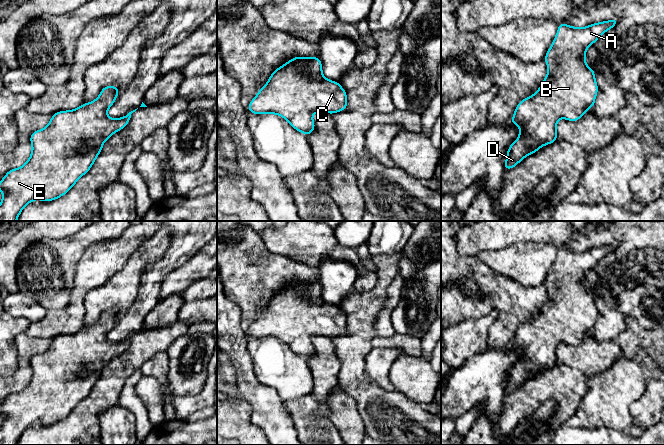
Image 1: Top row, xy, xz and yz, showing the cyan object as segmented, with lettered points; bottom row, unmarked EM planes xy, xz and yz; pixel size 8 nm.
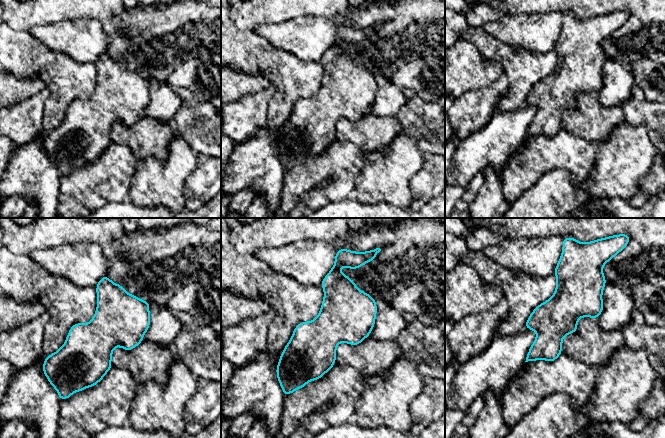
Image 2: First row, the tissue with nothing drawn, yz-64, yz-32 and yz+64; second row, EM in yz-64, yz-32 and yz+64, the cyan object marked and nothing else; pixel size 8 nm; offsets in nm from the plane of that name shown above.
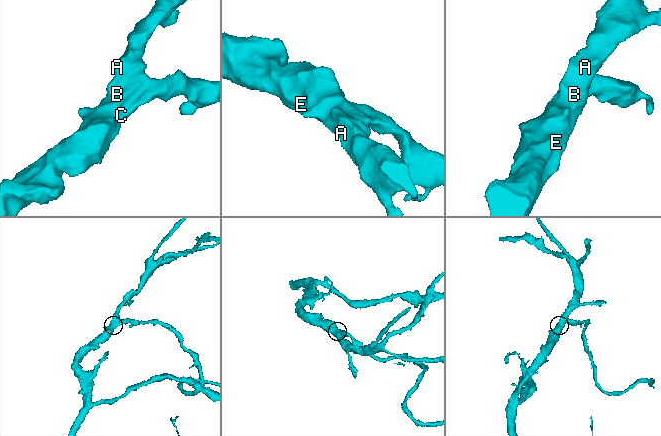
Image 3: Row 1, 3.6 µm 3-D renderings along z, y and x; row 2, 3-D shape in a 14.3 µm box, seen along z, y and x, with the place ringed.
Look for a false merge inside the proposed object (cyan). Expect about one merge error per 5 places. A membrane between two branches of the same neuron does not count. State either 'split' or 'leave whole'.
leave whole

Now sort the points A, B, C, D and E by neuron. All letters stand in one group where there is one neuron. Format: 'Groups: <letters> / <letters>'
Groups: A B C D E

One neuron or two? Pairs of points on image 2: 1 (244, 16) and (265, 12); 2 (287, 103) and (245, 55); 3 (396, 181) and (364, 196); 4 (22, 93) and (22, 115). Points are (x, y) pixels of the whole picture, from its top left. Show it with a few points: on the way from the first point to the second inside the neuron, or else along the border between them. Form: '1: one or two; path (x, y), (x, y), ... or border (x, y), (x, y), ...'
1: one; path (249, 14), (260, 12)
2: one; path (287, 88), (260, 59)
3: one; path (388, 181), (380, 181), (372, 189)
4: two; border (42, 88), (37, 93), (10, 107)

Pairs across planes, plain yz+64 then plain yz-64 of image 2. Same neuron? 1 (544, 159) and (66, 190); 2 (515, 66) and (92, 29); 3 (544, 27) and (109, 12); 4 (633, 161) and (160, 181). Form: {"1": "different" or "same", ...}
{"1": "same", "2": "different", "3": "different", "4": "same"}

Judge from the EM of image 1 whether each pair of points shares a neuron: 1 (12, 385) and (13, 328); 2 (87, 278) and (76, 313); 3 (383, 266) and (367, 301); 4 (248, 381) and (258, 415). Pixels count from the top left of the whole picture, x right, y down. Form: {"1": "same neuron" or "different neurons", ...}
{"1": "different neurons", "2": "same neuron", "3": "same neuron", "4": "same neuron"}

